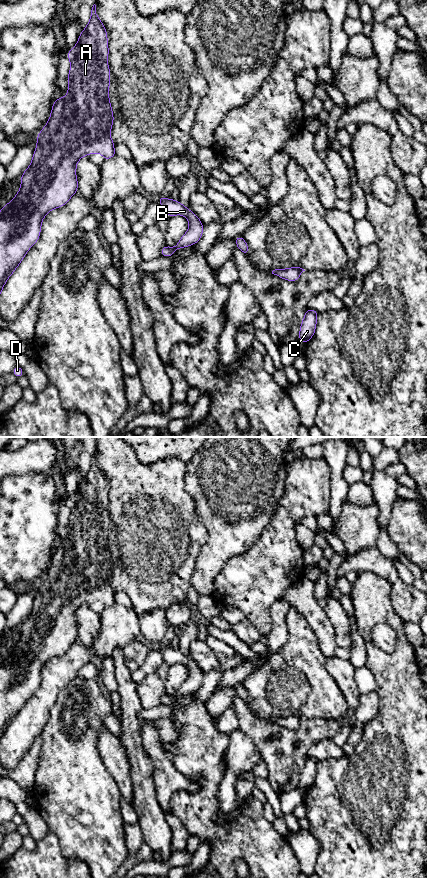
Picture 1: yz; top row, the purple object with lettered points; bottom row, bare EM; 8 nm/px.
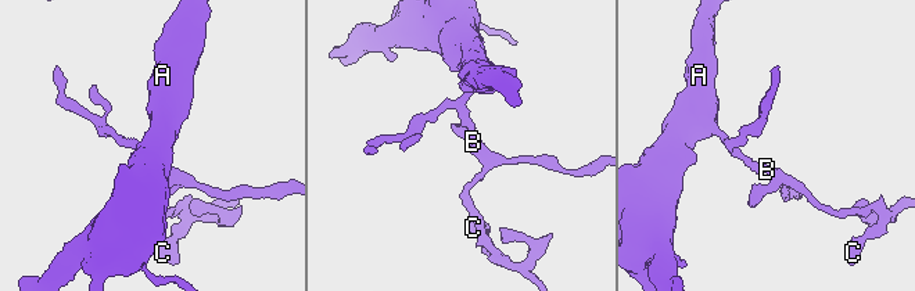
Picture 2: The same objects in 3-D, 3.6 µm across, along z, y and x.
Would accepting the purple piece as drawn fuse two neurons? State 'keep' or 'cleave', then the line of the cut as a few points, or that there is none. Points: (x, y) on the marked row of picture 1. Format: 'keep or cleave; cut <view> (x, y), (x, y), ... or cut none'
keep; cut none

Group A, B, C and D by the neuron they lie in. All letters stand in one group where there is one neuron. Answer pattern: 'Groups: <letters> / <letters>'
Groups: A B C D

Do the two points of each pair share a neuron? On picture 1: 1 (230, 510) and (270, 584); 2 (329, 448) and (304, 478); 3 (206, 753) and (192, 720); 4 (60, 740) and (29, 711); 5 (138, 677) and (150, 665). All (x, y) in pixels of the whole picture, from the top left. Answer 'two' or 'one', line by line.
1: two
2: two
3: one
4: two
5: one

